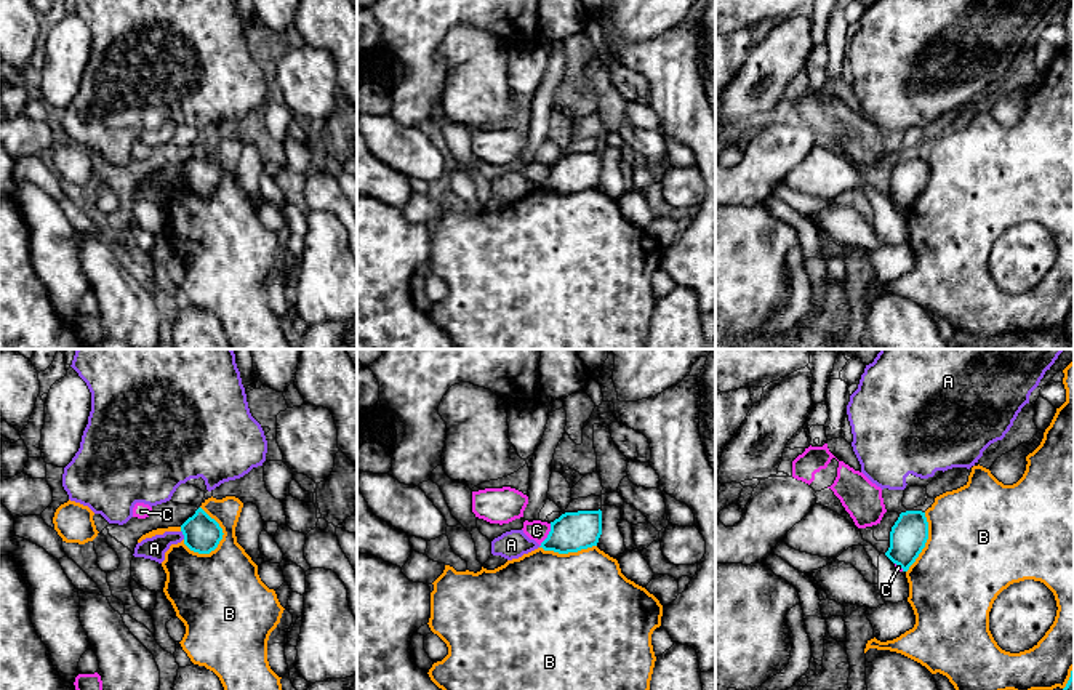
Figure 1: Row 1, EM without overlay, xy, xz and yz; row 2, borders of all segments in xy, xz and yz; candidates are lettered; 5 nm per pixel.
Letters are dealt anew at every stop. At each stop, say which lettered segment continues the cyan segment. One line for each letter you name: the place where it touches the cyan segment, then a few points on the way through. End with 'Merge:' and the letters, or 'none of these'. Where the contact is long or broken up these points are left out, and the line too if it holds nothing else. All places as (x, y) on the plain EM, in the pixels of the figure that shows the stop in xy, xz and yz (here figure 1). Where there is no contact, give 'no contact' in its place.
Merge: none of these

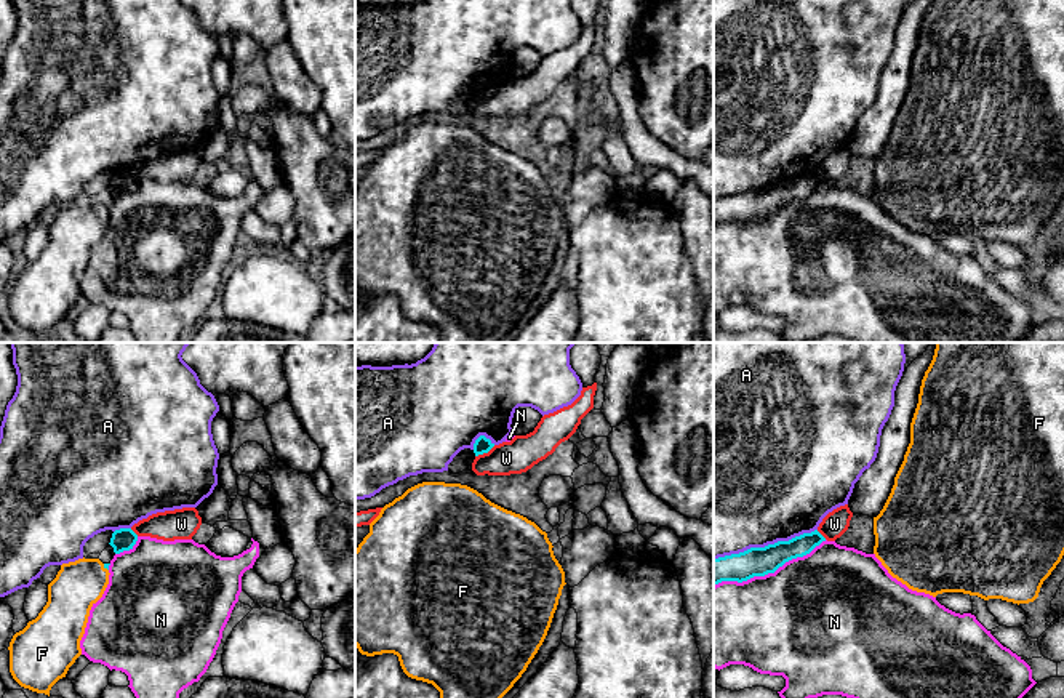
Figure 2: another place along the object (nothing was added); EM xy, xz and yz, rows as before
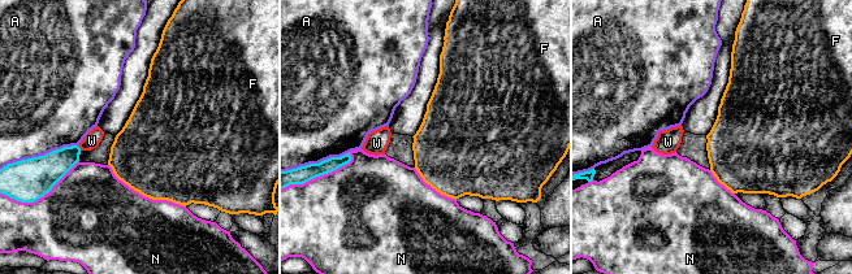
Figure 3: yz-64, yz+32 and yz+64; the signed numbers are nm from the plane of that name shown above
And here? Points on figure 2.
F: meets cyan in xy at (104, 208); runs through xy (106, 207), (104, 208), (79, 226)
Merge: F

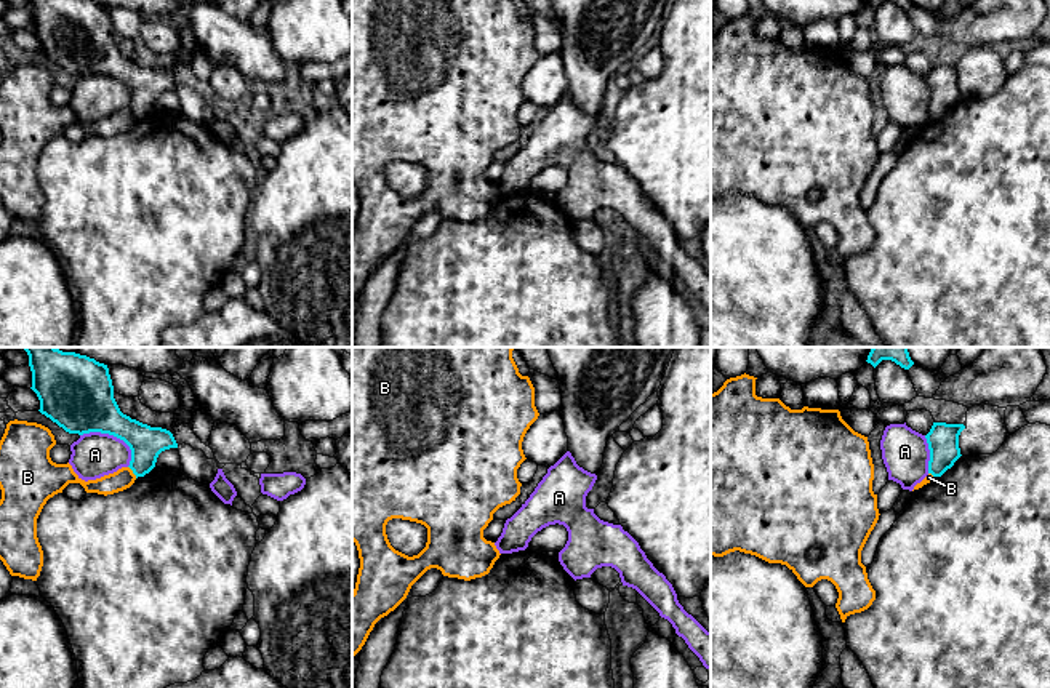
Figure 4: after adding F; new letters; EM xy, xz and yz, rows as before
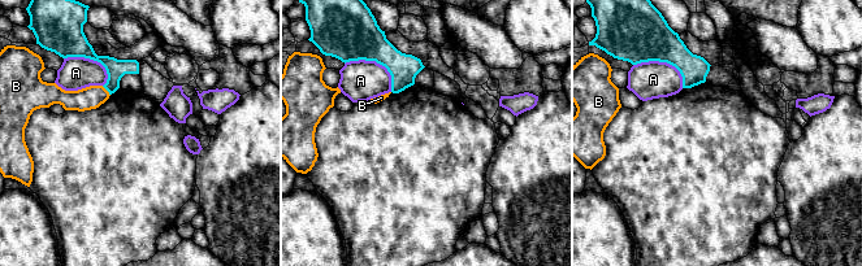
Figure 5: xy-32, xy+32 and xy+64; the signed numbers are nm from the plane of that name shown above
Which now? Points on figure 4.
Merge: none of these

